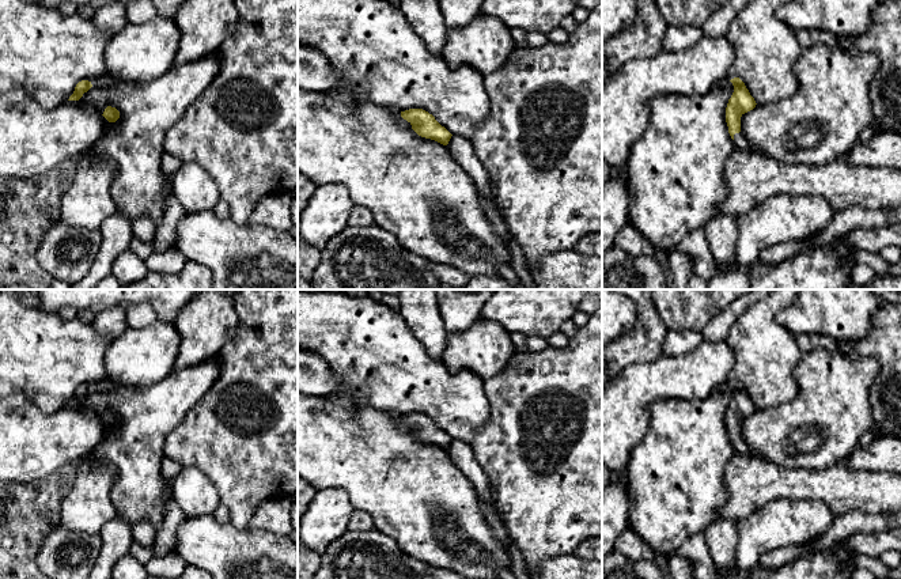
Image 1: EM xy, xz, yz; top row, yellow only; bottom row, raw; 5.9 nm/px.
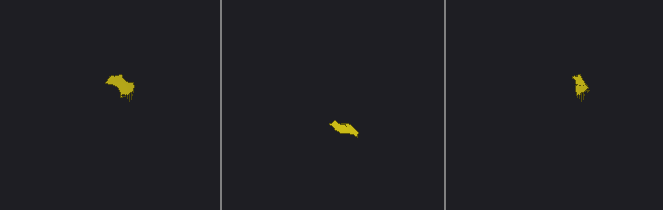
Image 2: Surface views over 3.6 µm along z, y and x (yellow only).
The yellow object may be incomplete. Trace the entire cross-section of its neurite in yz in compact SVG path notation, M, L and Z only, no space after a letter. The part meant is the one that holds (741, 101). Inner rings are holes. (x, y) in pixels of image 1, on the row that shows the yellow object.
M739 77L730 80L734 86L734 92L728 99L726 107L726 122L728 126L728 133L735 143L735 147L741 151L754 152L750 143L741 132L741 117L756 107L756 101L750 95L745 83Z

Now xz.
M409 109L401 111L401 117L412 125L412 129L419 136L435 140L443 145L447 145L453 136L435 120L432 114L423 109Z

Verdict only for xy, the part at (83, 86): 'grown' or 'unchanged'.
grown

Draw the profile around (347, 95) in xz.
M334 87L332 90L326 91L332 98L342 101L344 103L347 103L349 107L355 107L355 102L356 102L356 88L351 90L347 87Z

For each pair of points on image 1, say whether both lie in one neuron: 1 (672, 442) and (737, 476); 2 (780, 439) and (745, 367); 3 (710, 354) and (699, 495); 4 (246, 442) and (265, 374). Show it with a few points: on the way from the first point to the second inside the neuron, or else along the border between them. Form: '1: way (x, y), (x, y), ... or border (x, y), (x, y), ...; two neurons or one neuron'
1: border (735, 451), (725, 473), (725, 500); two neurons
2: border (795, 396), (787, 401), (757, 409); two neurons
3: border (722, 388), (703, 398), (676, 400); two neurons
4: way (265, 431), (277, 420), (277, 393); one neuron

